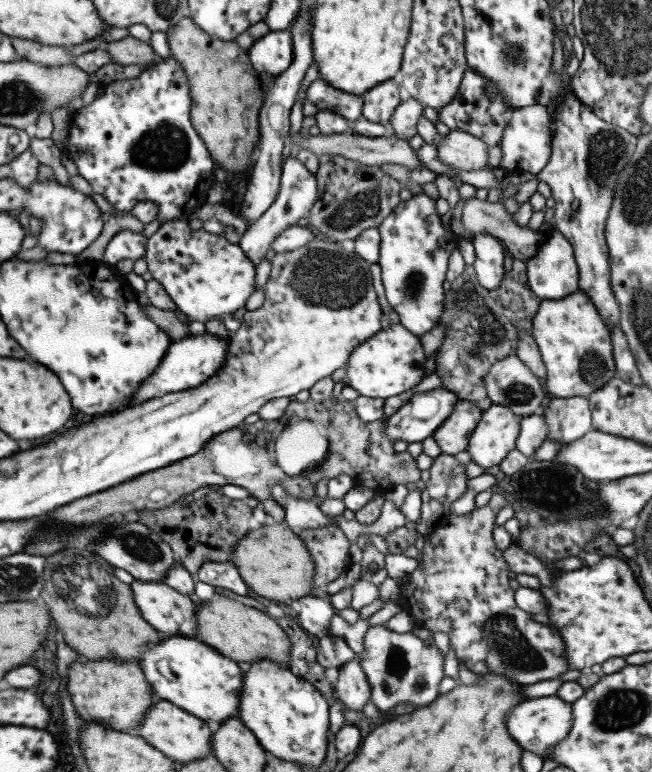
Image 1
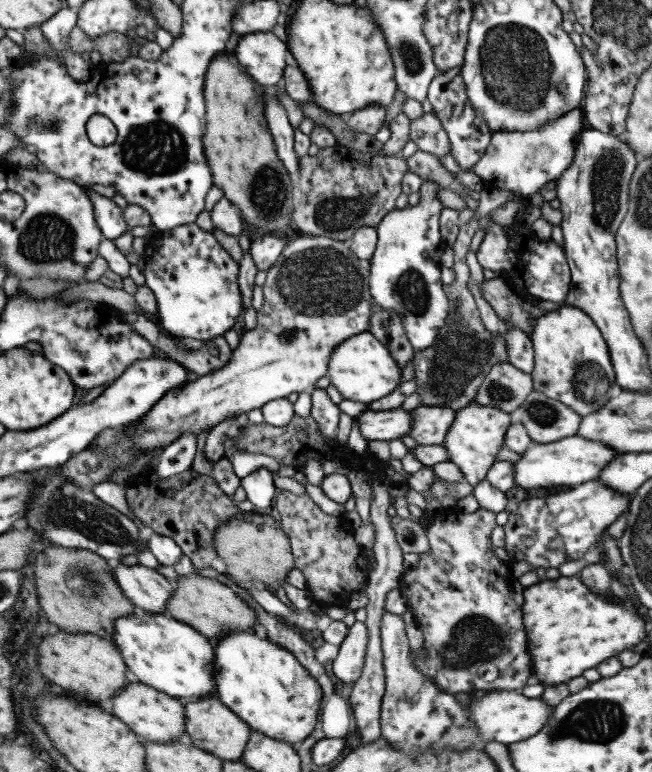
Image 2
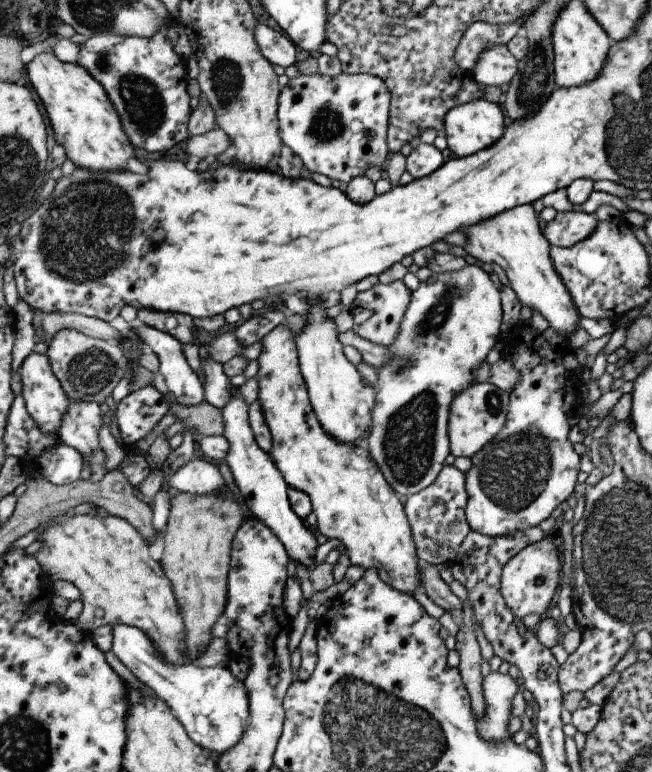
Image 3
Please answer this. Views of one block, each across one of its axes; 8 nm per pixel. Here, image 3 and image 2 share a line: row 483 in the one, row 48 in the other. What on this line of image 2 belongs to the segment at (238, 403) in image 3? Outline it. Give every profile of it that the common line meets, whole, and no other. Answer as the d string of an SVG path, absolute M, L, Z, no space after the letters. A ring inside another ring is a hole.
M272 31L243 35L234 54L259 85L271 90L282 80L284 69L290 63L286 44Z

